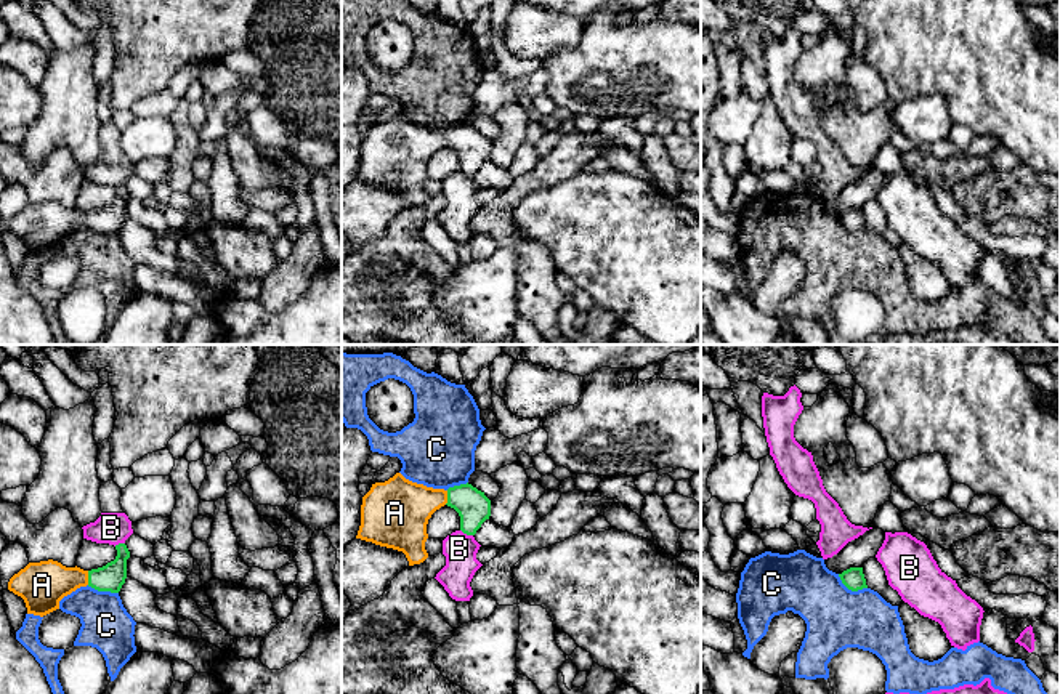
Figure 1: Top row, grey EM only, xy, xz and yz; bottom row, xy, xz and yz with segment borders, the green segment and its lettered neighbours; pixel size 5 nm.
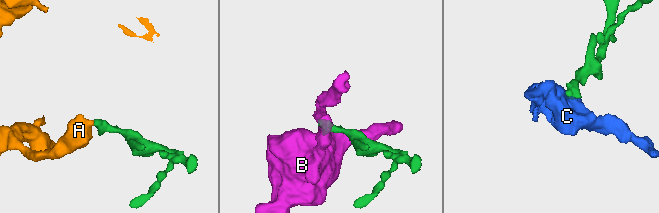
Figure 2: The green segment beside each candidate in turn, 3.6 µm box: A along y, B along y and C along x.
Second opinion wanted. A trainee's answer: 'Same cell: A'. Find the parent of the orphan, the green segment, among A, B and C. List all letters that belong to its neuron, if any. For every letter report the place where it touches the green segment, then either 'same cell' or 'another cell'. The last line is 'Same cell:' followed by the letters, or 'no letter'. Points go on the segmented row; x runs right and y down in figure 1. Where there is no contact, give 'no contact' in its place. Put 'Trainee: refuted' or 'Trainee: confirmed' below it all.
A: xy (89, 577) | same cell
B: xz (467, 534) | another cell
C: yz (850, 589) | another cell
Same cell: A
Trainee: confirmed

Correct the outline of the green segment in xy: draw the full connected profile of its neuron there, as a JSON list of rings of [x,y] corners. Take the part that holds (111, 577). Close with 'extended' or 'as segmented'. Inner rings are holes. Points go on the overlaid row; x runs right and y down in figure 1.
[[[125,543],[115,545],[115,550],[114,561],[91,571],[66,567],[53,559],[29,563],[10,579],[8,590],[24,599],[27,614],[40,617],[59,609],[59,601],[80,587],[119,593],[127,579],[130,551]]]; extended

